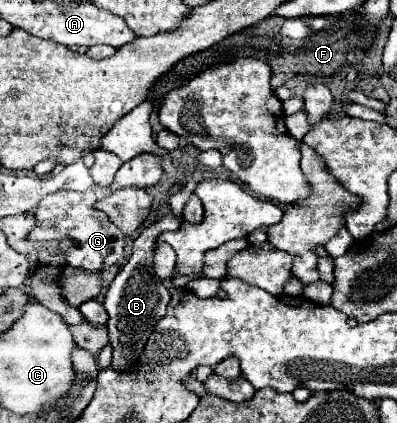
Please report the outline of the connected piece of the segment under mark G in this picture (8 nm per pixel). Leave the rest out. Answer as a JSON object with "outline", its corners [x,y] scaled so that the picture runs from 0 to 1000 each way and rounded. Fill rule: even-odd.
{"outline":[[[141,452],[116,461],[81,504],[91,508],[96,532],[81,541],[81,570],[146,565],[151,589],[166,598],[166,622],[212,641],[257,641],[282,622],[307,617],[312,598],[312,551],[247,494],[237,480],[257,466],[257,452]]]}

